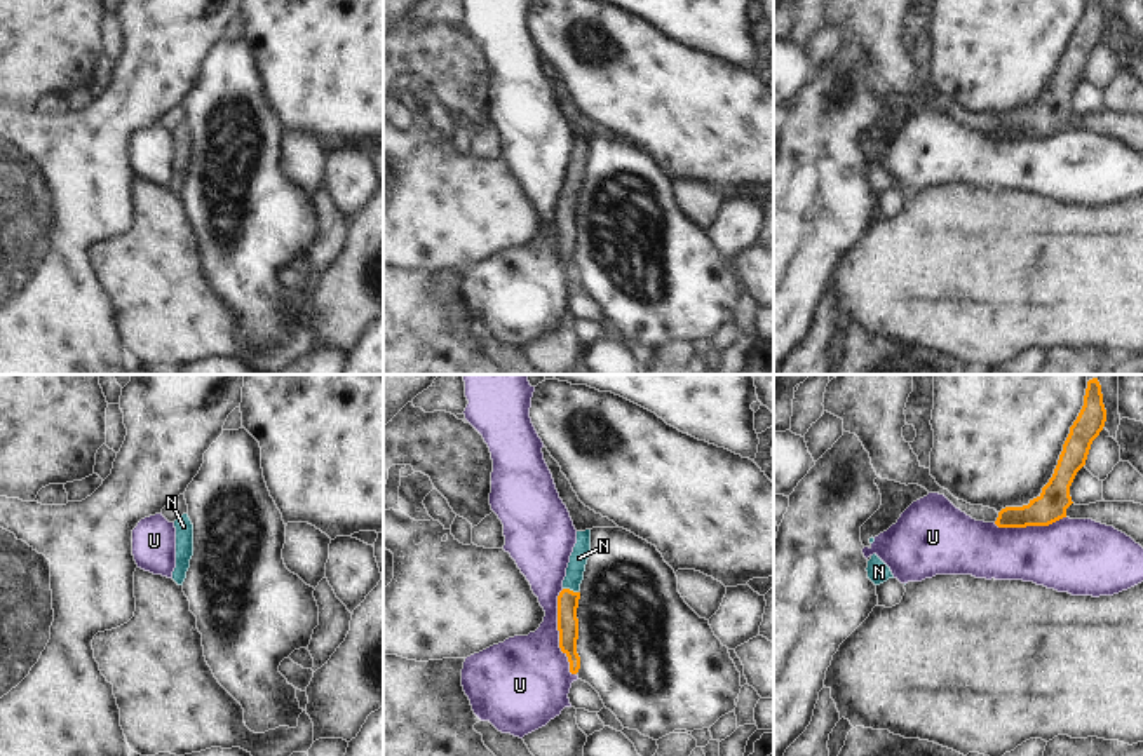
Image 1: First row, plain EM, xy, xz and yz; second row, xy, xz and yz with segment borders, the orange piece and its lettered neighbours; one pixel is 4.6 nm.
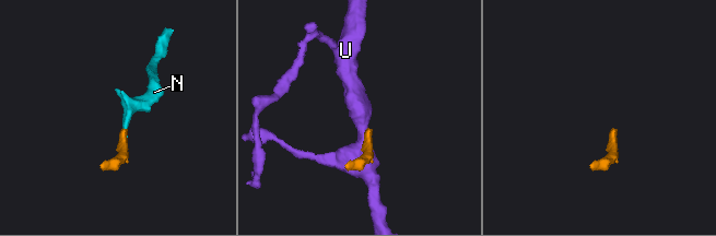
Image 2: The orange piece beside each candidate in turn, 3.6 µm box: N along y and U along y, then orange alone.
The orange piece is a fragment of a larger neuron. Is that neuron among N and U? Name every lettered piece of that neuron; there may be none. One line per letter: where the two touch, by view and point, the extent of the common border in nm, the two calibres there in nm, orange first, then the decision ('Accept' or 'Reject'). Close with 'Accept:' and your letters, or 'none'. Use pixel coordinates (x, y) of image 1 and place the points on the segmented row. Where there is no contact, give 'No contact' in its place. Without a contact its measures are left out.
N: Touches orange at xz (568, 589). Shared border 80 nm. Thickness 100 nm (orange) against 80 nm. Accept
U: Touches orange at xz (560, 633). Shared border 400 nm. Thickness 100 nm (orange) against 380 nm. Reject
Accept: N.

